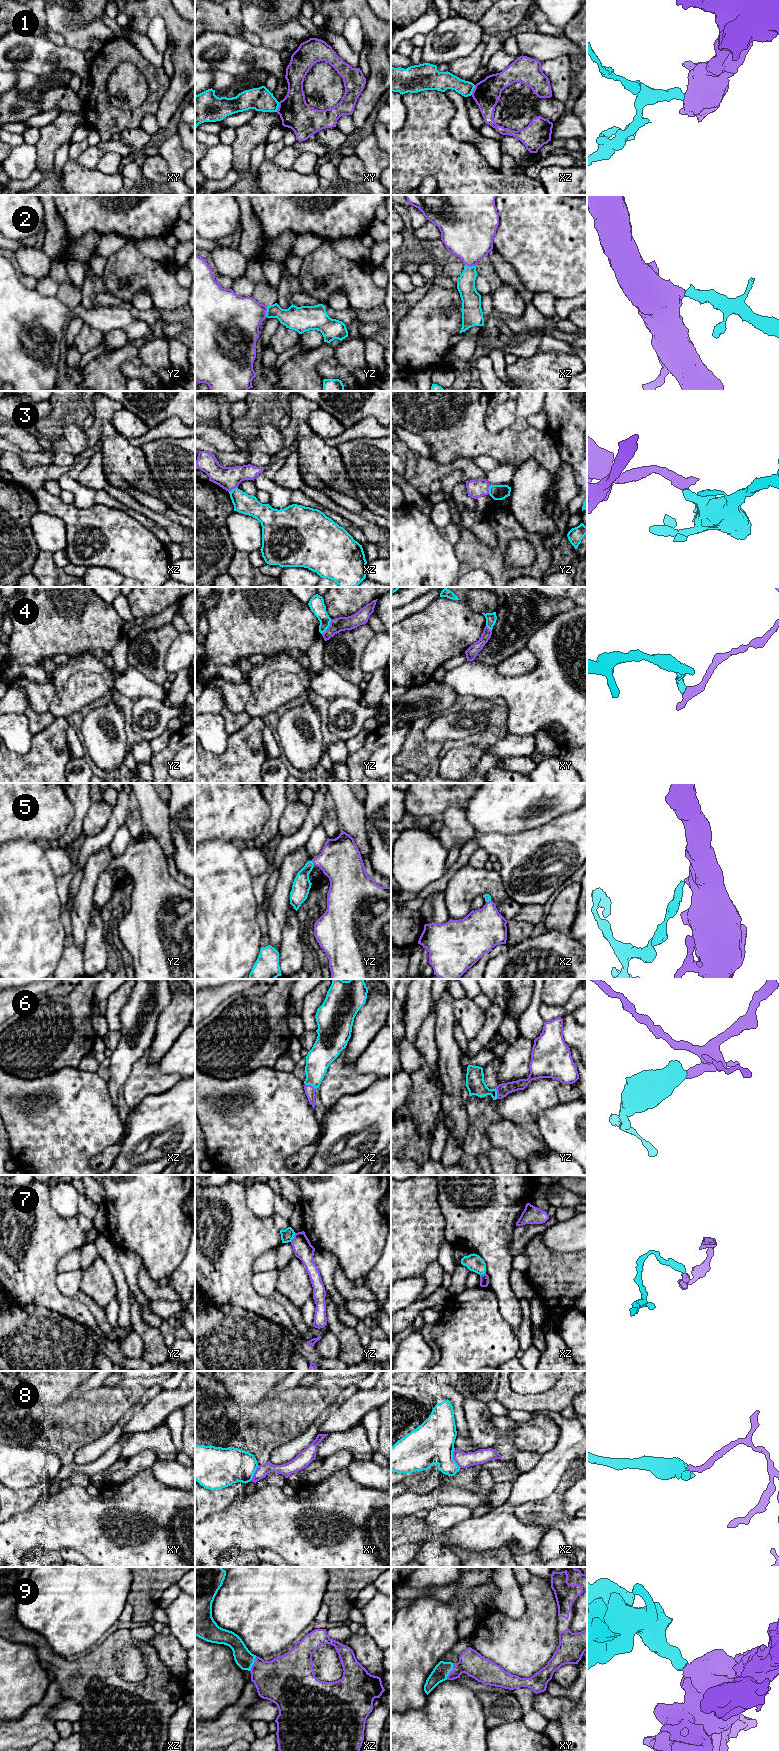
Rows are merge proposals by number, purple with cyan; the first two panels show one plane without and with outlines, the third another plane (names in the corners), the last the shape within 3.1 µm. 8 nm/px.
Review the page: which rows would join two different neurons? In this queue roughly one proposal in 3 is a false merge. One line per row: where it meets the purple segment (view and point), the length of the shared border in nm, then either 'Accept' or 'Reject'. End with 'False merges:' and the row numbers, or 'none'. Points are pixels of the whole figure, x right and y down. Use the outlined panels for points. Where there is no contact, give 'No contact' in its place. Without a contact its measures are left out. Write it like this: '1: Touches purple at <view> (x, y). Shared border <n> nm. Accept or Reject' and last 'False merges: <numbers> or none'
1: Touches purple at xy (278, 107). Shared border 80 nm. Reject
2: Touches purple at yz (266, 310). Shared border 90 nm. Accept
3: Touches purple at xz (233, 488). Shared border 80 nm. Reject
4: Touches purple at yz (328, 627). Shared border 150 nm. Reject
5: Touches purple at yz (313, 862). Shared border 40 nm. Accept
6: Touches purple at yz (497, 1093). Shared border 90 nm. Accept
7: Touches purple at yz (294, 1237). Shared border 90 nm. Reject
8: Touches purple at xz (453, 1458). Shared border 170 nm. Reject
9: Touches purple at xy (451, 1671). Shared border 140 nm. Accept
False merges: 1, 3, 4, 7, 8

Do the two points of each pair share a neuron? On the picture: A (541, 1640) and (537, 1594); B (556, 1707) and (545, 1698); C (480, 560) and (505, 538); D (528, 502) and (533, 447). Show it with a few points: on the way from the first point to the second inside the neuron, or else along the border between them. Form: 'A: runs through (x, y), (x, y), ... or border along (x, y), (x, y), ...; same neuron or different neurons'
A: runs through (540, 1629), (540, 1605); same neuron
B: runs through (553, 1706), (548, 1701); same neuron
C: runs through (487, 558), (501, 545); same neuron
D: border along (517, 468), (528, 459), (535, 459), (550, 474); different neurons

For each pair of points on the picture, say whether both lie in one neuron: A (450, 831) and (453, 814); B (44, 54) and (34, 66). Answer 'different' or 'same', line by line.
A: same
B: same

